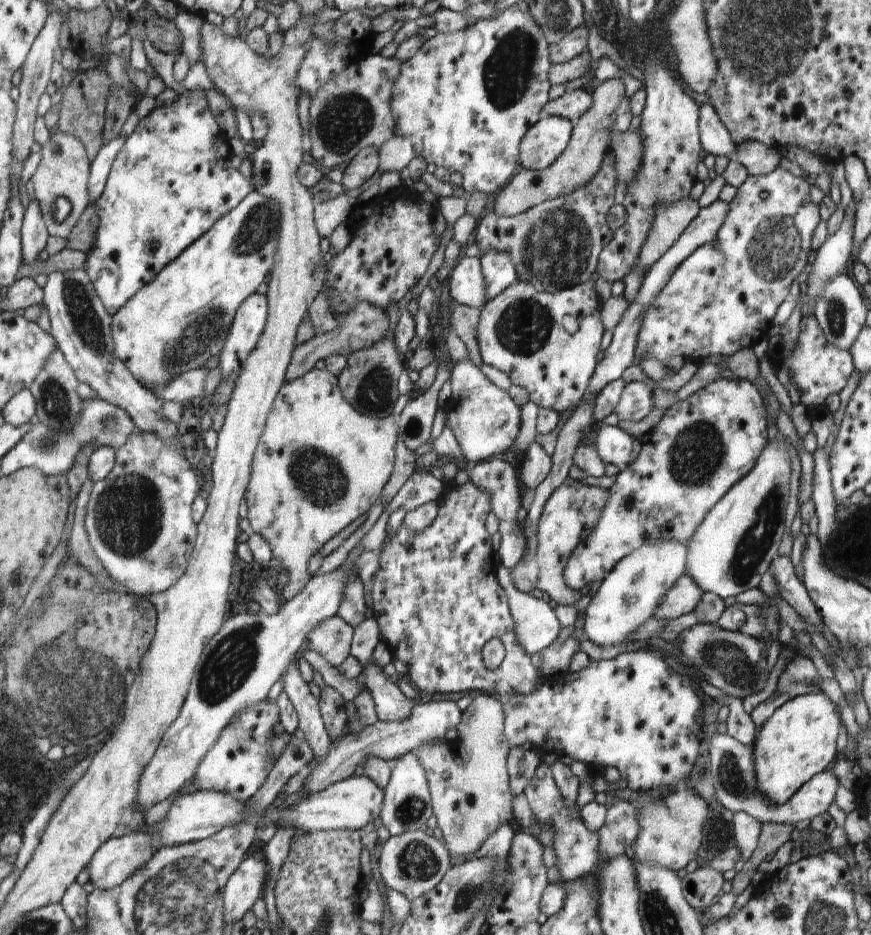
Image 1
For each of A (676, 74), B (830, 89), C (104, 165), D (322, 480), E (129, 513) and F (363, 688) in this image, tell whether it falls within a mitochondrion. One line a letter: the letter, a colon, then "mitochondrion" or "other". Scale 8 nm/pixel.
A: other
B: other
C: other
D: mitochondrion
E: mitochondrion
F: other

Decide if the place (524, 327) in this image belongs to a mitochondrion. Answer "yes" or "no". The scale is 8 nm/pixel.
yes

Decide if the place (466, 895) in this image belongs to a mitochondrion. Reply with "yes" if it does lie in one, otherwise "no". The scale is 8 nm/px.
yes

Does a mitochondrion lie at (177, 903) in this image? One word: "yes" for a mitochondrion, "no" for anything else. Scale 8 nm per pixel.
yes

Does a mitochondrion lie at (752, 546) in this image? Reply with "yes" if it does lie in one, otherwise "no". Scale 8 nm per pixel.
yes

